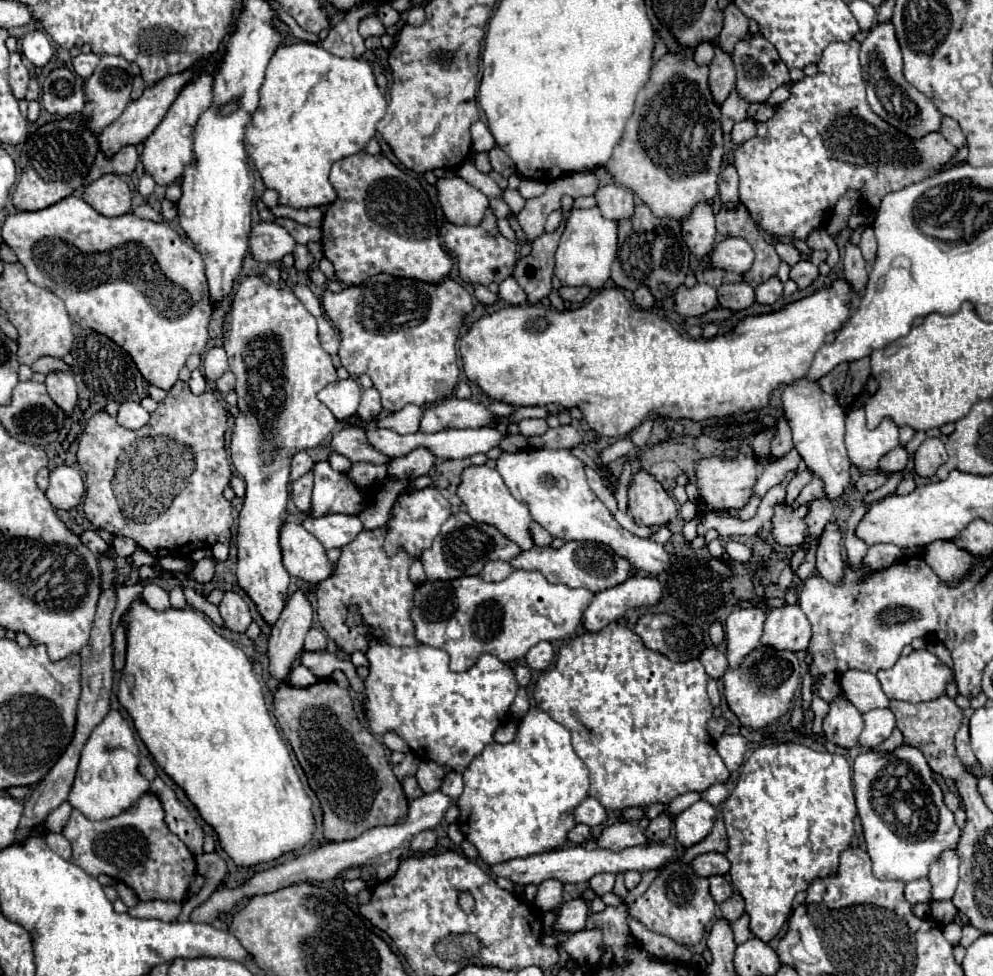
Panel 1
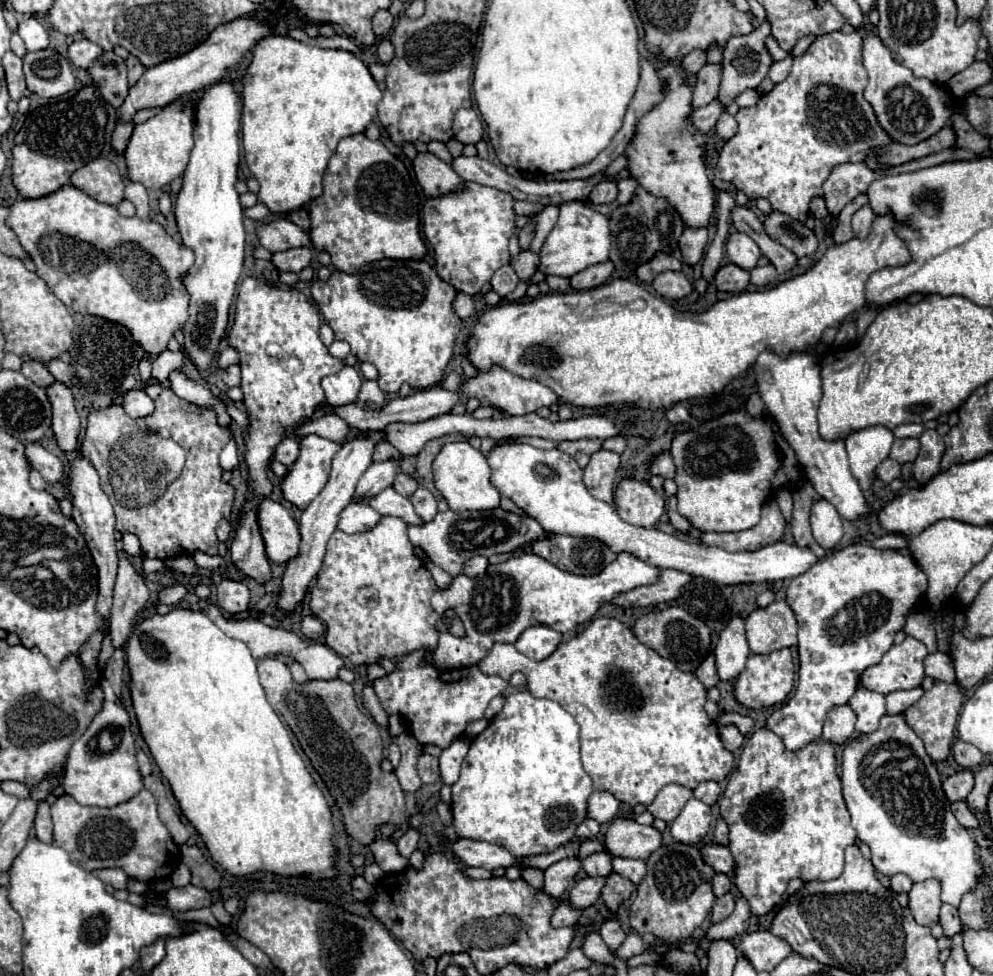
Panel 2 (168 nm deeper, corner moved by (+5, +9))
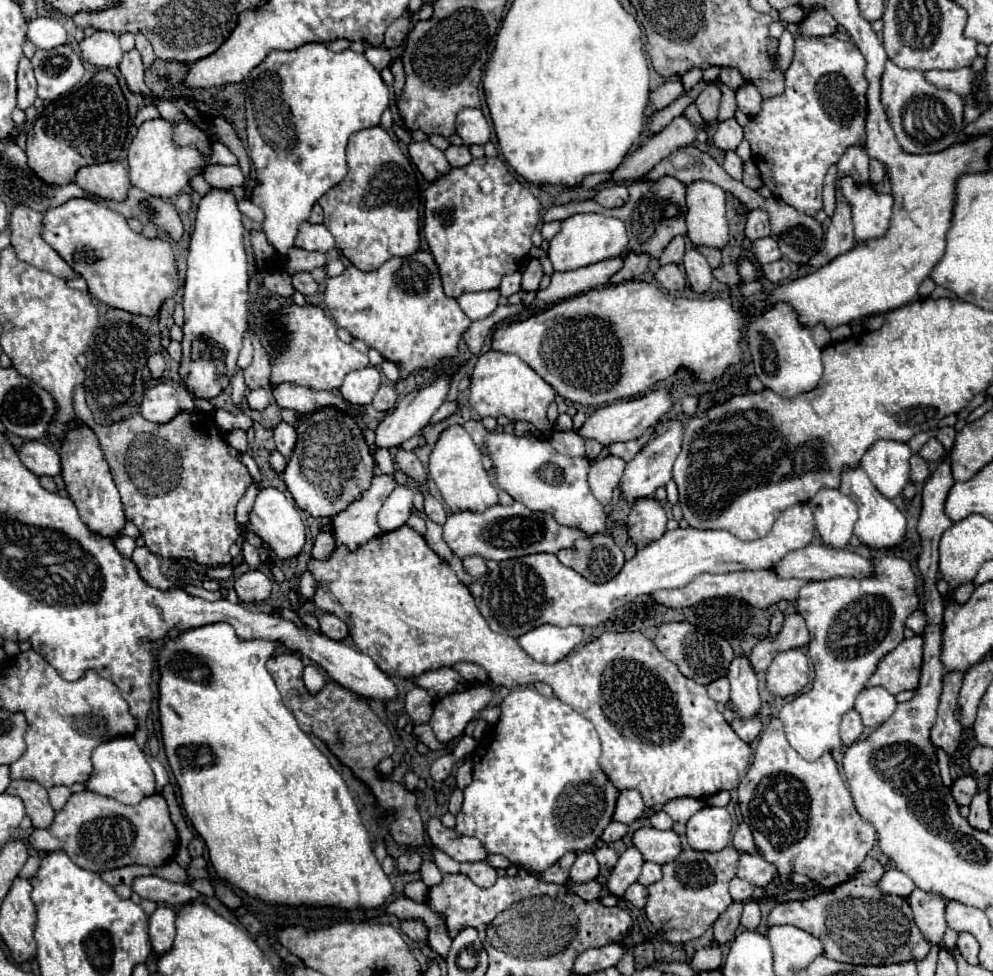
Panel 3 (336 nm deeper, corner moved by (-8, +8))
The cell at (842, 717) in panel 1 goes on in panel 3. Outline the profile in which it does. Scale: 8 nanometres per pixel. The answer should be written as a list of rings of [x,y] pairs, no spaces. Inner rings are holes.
[[[850,710],[844,718],[842,718],[842,726],[840,726],[840,736],[844,744],[854,744],[860,740],[864,732],[864,724],[862,724],[862,716],[856,710]]]

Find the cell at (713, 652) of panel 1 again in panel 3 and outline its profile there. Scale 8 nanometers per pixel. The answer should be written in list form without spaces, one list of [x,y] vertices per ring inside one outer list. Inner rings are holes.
[[[722,676],[714,682],[708,684],[708,694],[712,700],[716,702],[722,702],[722,704],[728,704],[730,702],[730,682],[728,682],[728,676]]]

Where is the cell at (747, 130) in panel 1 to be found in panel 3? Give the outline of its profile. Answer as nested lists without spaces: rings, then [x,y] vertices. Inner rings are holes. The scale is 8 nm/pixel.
[[[730,118],[726,122],[720,122],[714,134],[714,144],[722,150],[736,150],[736,146],[742,142],[744,130],[736,122],[736,118]]]

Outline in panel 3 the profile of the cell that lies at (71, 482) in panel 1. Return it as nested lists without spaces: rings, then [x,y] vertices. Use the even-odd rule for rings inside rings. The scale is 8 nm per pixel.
[[[32,440],[24,442],[20,448],[20,458],[28,470],[32,470],[36,476],[58,476],[62,470],[60,454],[56,448],[52,448],[46,442]]]

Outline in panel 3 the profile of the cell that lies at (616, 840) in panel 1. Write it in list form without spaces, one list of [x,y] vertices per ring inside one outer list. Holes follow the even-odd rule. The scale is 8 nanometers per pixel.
[[[638,828],[632,834],[632,844],[638,848],[638,852],[644,856],[644,860],[656,862],[656,864],[666,864],[672,862],[682,846],[680,846],[680,836],[672,830],[656,830],[656,828]]]

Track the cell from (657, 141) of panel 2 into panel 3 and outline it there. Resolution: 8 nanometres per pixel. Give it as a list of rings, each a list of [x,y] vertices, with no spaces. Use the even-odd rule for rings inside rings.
[[[692,182],[686,192],[688,238],[698,246],[724,248],[728,242],[726,192],[712,182]]]

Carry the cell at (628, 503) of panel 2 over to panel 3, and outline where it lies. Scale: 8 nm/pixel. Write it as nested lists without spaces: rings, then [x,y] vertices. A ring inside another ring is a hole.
[[[640,498],[628,514],[630,542],[654,542],[666,532],[666,510],[656,498]]]

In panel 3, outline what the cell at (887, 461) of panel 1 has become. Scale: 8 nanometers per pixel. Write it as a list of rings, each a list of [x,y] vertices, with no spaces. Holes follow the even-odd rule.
[[[930,438],[930,440],[920,448],[918,454],[920,454],[926,462],[938,462],[938,460],[944,458],[946,450],[944,450],[944,446],[942,446],[936,438]]]

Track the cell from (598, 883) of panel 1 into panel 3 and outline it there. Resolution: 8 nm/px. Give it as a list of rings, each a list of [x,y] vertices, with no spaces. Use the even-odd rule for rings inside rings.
[[[608,846],[598,848],[598,850],[594,852],[594,856],[596,856],[596,860],[598,860],[600,868],[608,868],[608,870],[612,870],[612,868],[614,868],[614,864],[618,862],[616,852],[614,852],[612,848],[608,848]]]

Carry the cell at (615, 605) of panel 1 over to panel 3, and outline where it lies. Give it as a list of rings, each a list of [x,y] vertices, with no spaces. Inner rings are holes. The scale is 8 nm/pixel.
[[[758,570],[758,572],[728,572],[728,574],[700,574],[696,576],[690,584],[676,588],[676,590],[658,590],[652,596],[654,602],[670,606],[670,608],[688,608],[694,606],[706,598],[722,598],[722,596],[736,596],[756,608],[768,608],[770,604],[780,602],[782,598],[794,602],[798,590],[802,588],[804,580],[796,580],[796,578],[788,578],[782,580],[778,578],[772,570]]]

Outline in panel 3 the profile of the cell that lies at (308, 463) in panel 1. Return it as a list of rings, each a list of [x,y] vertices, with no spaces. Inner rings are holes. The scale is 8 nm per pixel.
[[[280,422],[276,428],[274,428],[274,442],[276,442],[276,450],[284,456],[284,458],[290,458],[292,452],[294,452],[294,446],[296,446],[296,430],[288,424],[288,422]]]

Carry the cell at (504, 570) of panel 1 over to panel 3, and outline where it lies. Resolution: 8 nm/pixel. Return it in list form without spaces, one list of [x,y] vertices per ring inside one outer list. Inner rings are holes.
[[[470,556],[464,558],[464,570],[472,576],[472,578],[482,578],[488,574],[488,566],[486,560],[482,556]]]

